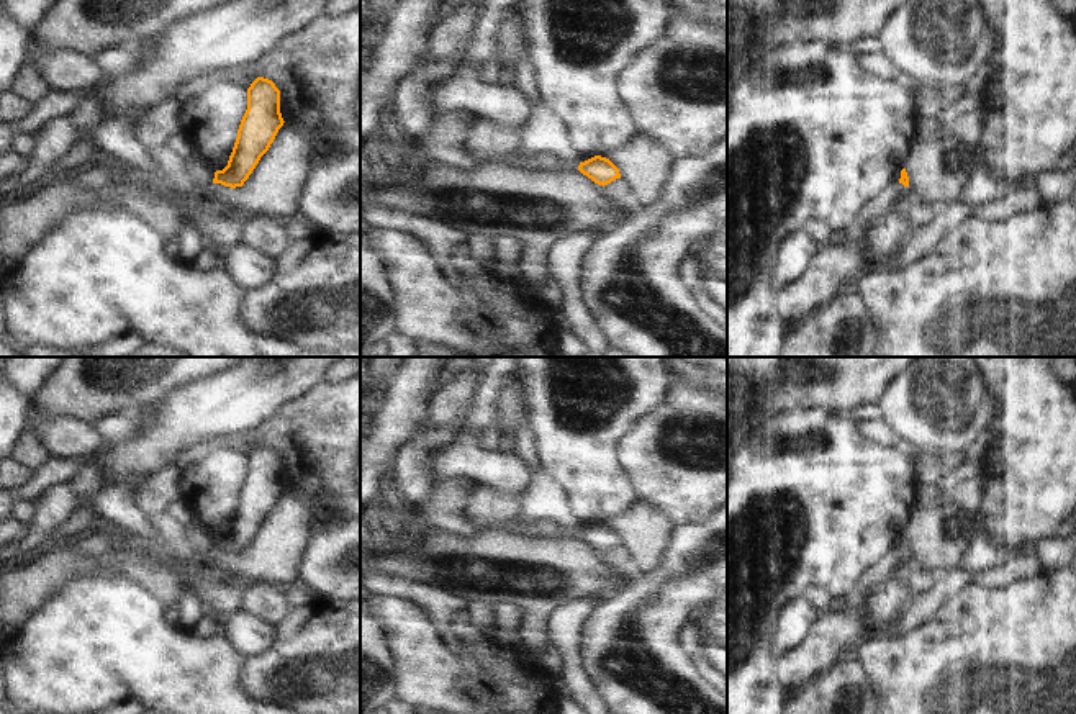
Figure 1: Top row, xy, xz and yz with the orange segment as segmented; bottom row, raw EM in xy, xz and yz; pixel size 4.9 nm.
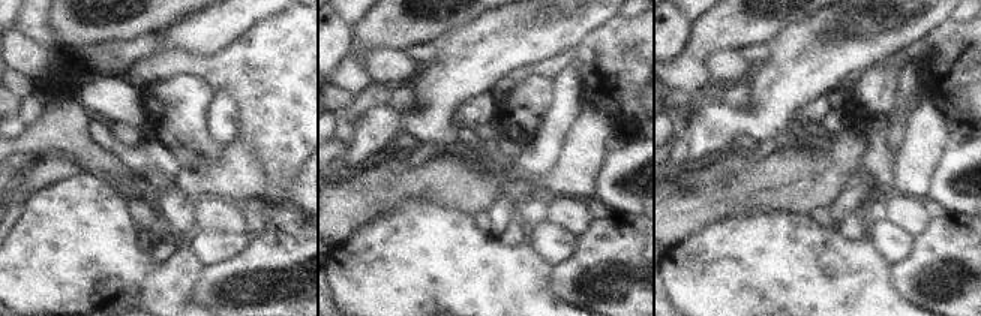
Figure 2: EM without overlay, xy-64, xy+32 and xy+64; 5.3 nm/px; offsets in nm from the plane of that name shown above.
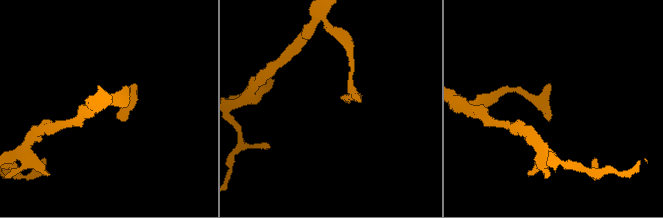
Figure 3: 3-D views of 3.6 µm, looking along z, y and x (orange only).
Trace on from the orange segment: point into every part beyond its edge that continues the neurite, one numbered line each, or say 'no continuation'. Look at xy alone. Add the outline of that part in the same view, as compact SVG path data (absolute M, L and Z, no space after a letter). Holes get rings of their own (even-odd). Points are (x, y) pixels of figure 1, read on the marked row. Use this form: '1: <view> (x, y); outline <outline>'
no continuation

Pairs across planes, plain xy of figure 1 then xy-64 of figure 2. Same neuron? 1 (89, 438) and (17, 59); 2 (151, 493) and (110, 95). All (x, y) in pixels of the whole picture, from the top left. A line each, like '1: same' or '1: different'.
1: same
2: different

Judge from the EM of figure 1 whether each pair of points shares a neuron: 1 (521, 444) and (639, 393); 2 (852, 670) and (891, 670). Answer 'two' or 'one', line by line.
1: two
2: two

